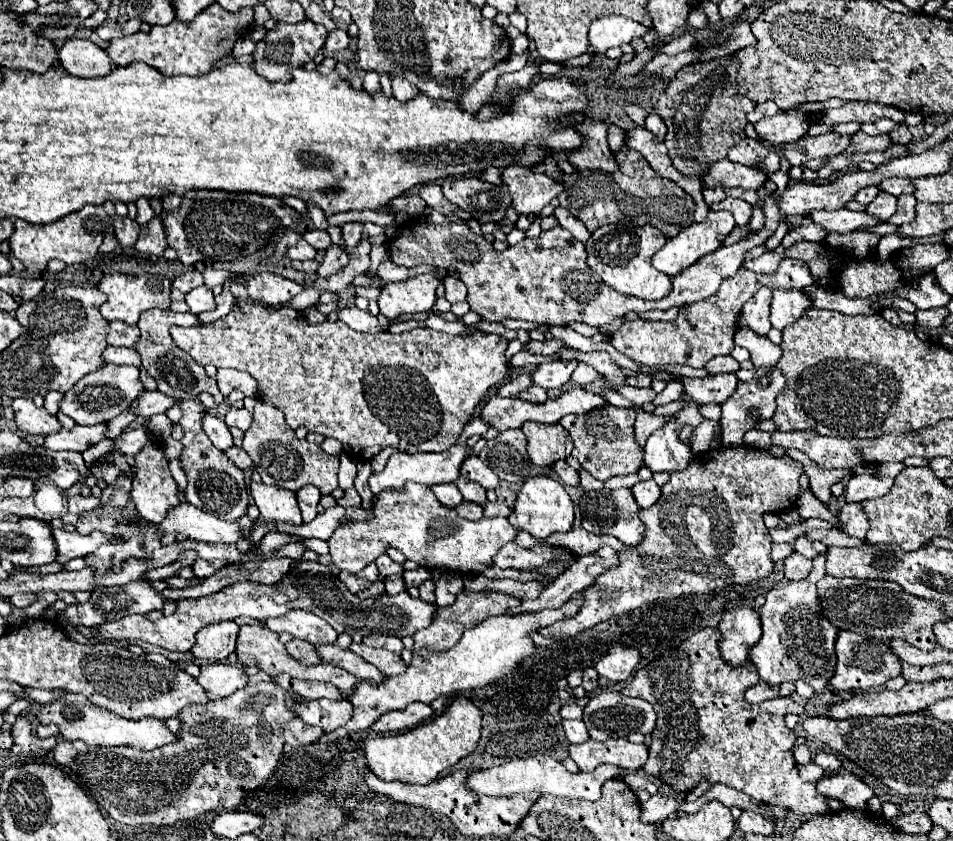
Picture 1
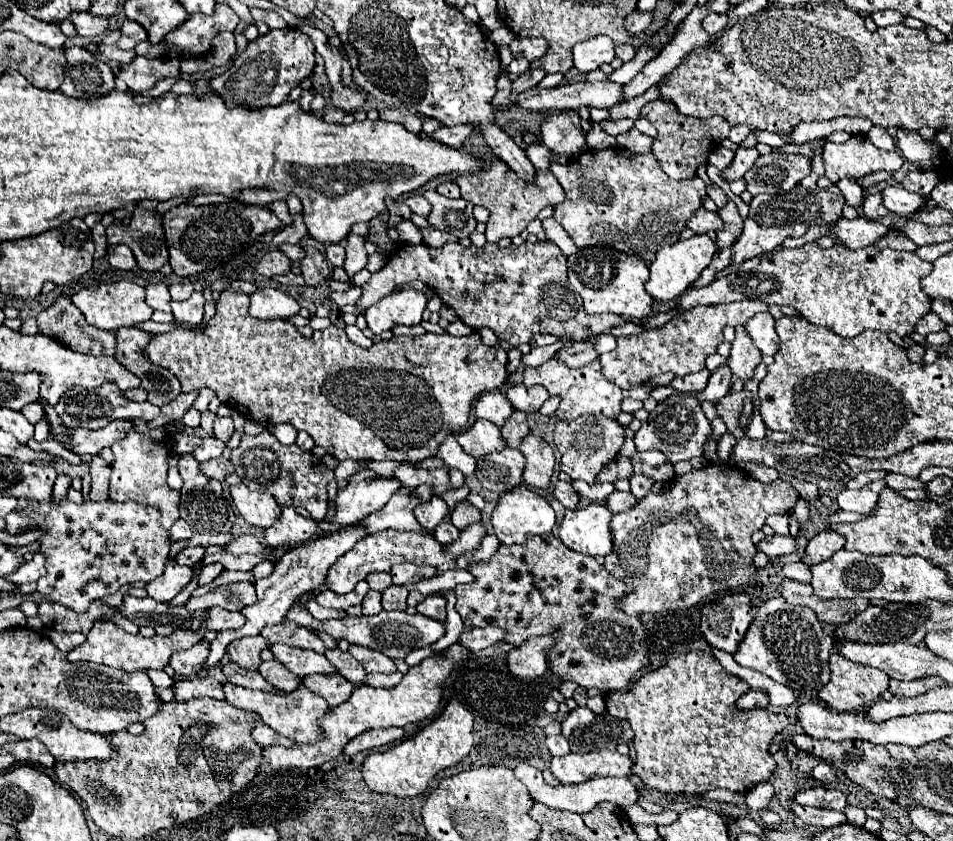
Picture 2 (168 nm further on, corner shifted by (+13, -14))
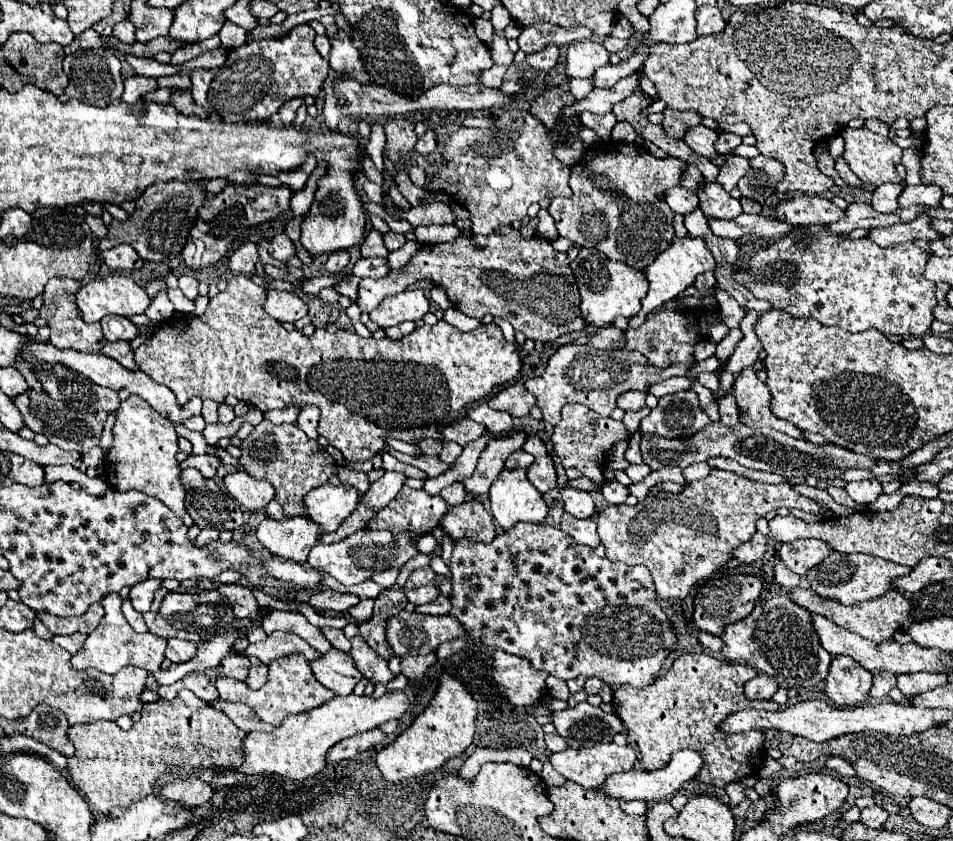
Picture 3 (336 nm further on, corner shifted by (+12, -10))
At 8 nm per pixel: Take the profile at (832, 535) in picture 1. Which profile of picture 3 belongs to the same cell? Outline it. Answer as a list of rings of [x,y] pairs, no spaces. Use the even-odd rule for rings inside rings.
[[[756,532],[750,542],[746,542],[744,546],[738,546],[734,558],[740,560],[740,562],[746,562],[746,564],[756,562],[756,560],[762,558],[762,554],[764,554],[764,550],[766,550],[766,544],[768,544],[768,536]]]

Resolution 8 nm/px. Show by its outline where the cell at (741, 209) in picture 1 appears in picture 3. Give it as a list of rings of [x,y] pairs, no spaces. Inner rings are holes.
[[[682,186],[668,190],[666,202],[668,202],[668,206],[670,206],[676,214],[682,214],[682,216],[694,212],[694,210],[700,206],[696,194],[690,192],[690,190],[686,190],[686,188],[682,188]]]

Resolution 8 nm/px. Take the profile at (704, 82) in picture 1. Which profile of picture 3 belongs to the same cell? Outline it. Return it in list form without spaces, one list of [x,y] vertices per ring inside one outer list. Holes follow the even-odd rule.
[[[666,108],[662,114],[664,114],[662,128],[672,138],[684,138],[690,128],[702,124],[702,114],[698,114],[694,110],[682,110],[680,112],[680,110]]]

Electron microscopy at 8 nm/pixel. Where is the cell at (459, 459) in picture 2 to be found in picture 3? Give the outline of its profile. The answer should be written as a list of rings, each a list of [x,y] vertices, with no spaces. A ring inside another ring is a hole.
[[[388,438],[386,442],[391,449],[401,452],[403,454],[407,454],[412,457],[418,457],[422,455],[420,449],[414,444],[402,442],[395,438]]]

